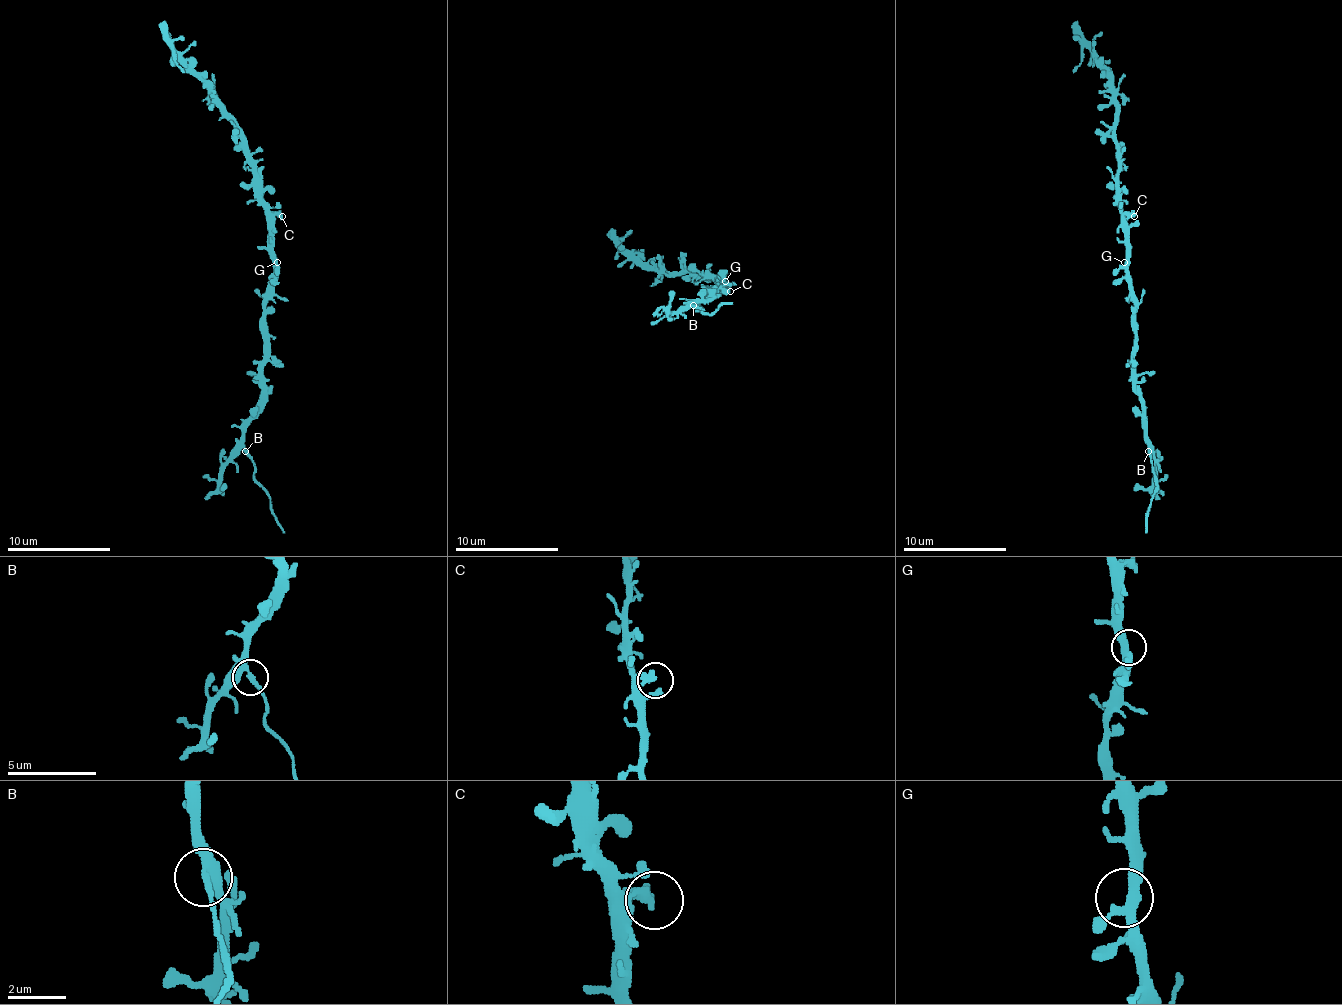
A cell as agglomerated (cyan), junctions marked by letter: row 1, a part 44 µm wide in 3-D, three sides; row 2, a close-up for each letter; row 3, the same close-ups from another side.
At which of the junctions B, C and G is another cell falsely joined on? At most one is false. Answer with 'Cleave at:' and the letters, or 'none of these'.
Cleave at: B

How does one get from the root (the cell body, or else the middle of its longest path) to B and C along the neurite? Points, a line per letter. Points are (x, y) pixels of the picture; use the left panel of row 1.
B: (274, 267), (274, 280), (264, 316), (262, 394), (256, 402), (256, 414), (243, 435), (246, 451)
C: (274, 267), (272, 218), (282, 216)

